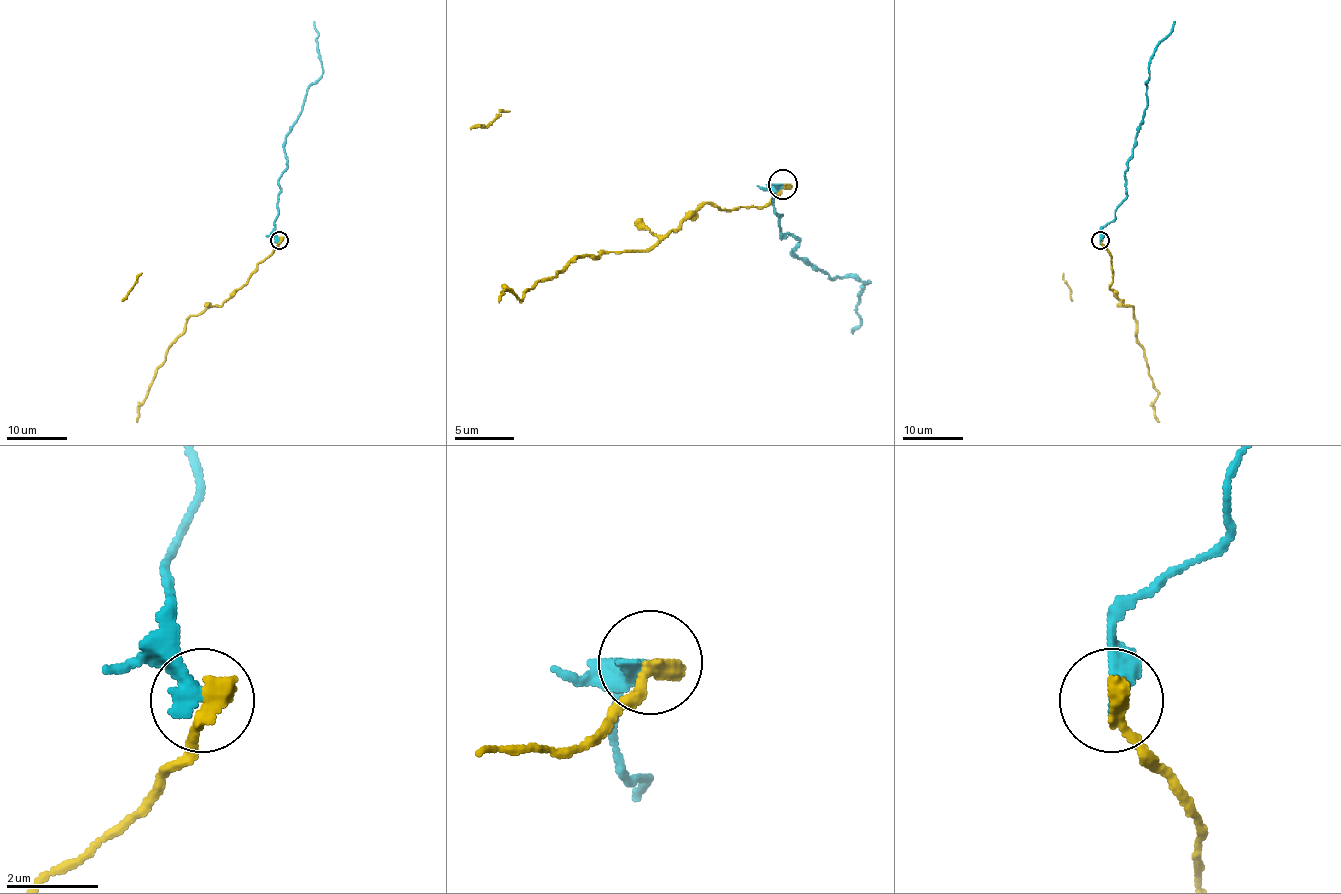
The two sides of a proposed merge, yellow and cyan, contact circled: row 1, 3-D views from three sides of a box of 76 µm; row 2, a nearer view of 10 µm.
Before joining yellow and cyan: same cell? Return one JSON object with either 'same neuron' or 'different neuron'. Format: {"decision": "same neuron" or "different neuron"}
{"decision": "different neuron"}

